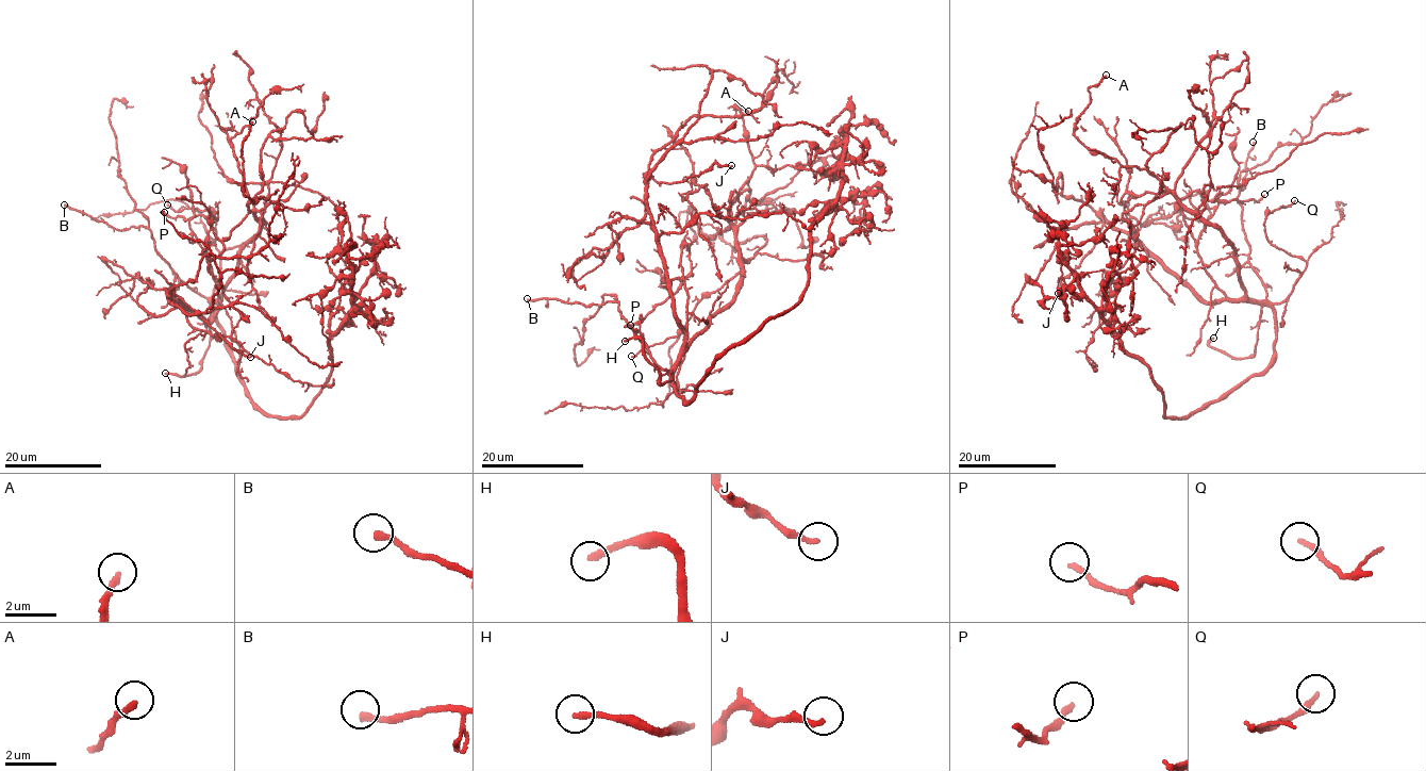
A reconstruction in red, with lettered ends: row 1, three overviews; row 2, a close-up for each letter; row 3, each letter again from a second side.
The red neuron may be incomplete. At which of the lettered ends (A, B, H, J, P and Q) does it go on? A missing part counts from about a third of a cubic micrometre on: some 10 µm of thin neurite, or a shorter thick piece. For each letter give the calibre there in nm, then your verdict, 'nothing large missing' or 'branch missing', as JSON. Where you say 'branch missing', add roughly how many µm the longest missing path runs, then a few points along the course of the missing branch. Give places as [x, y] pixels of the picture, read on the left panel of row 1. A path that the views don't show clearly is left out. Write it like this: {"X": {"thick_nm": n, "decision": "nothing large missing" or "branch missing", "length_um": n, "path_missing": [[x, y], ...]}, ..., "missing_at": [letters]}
{"A": {"thick_nm": 240, "decision": "nothing large missing"}, "B": {"thick_nm": 280, "decision": "branch missing", "length_um": 25}, "H": {"thick_nm": 240, "decision": "branch missing", "length_um": 10}, "J": {"thick_nm": 200, "decision": "nothing large missing"}, "P": {"thick_nm": 200, "decision": "branch missing", "length_um": 25, "path_missing": [[164, 212], [142, 211], [114, 222], [103, 230], [72, 238]]}, "Q": {"thick_nm": 240, "decision": "nothing large missing"}, "missing_at": ["B", "H", "P"]}

